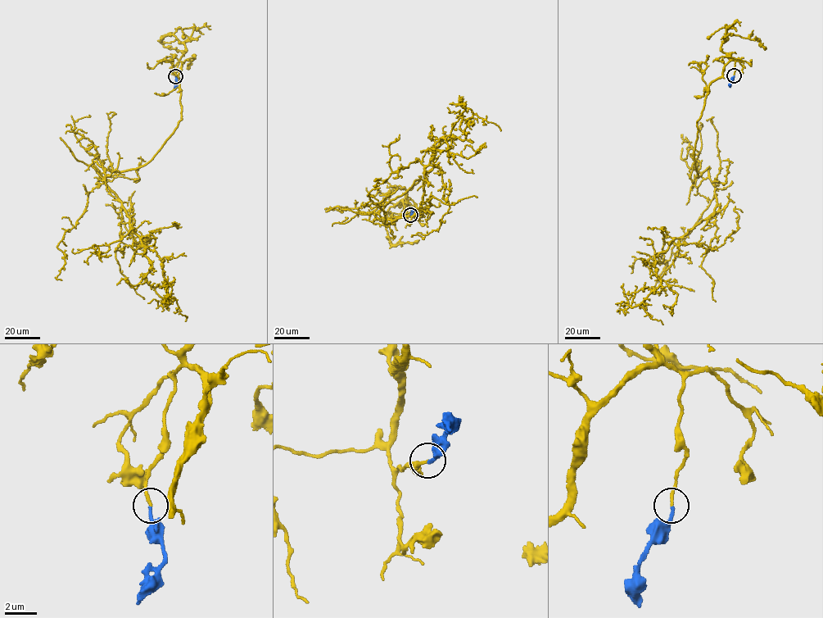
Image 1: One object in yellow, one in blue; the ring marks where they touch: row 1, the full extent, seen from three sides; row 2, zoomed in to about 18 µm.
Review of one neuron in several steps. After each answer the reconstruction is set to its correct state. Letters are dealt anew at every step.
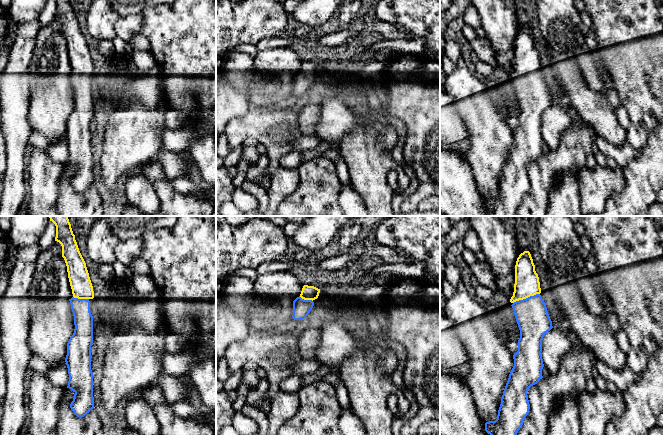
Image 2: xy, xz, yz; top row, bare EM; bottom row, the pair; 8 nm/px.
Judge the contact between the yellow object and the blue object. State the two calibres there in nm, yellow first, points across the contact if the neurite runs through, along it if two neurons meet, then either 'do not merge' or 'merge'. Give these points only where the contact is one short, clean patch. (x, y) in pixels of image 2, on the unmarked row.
200 nm thick on the yellow side, 260 nm on the other; runs through yz (527, 60), (526, 73), (531, 90); merge

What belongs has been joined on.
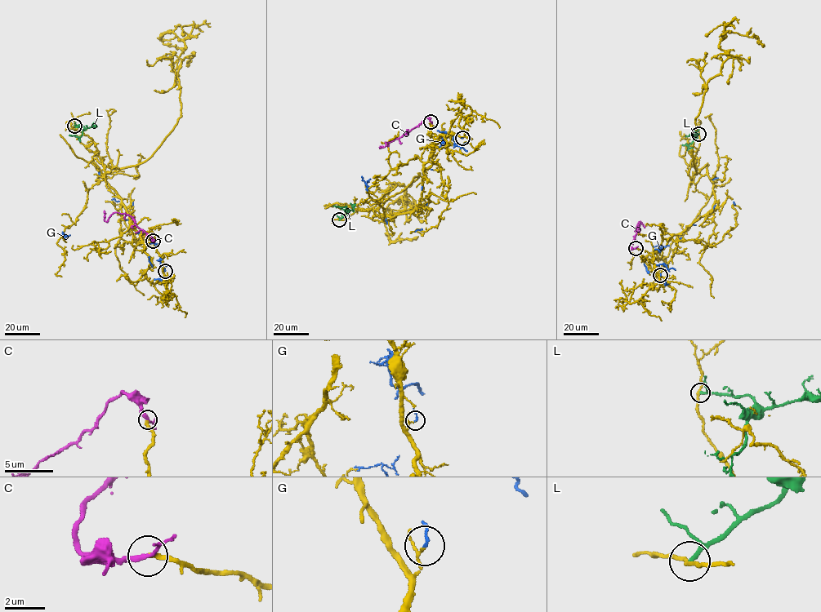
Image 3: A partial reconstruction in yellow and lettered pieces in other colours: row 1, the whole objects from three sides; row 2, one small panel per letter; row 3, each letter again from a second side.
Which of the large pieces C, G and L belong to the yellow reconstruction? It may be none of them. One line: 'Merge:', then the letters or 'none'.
Merge: C

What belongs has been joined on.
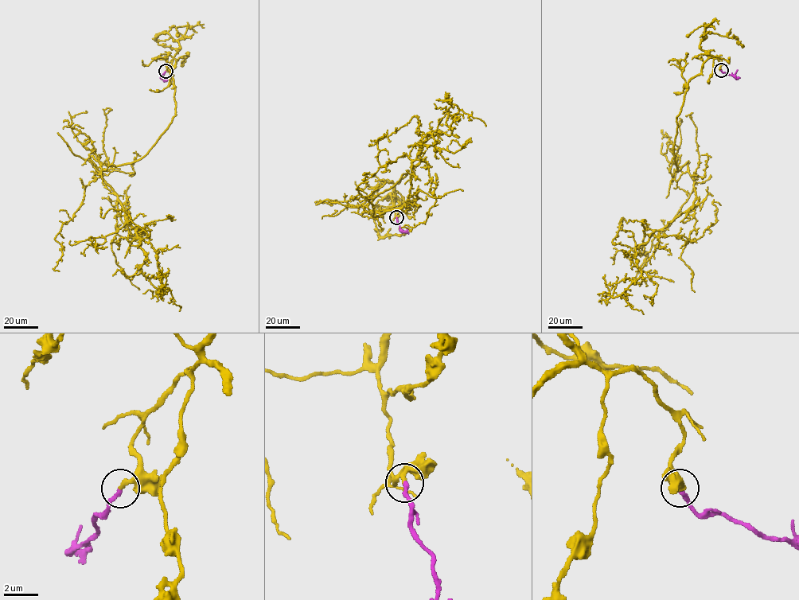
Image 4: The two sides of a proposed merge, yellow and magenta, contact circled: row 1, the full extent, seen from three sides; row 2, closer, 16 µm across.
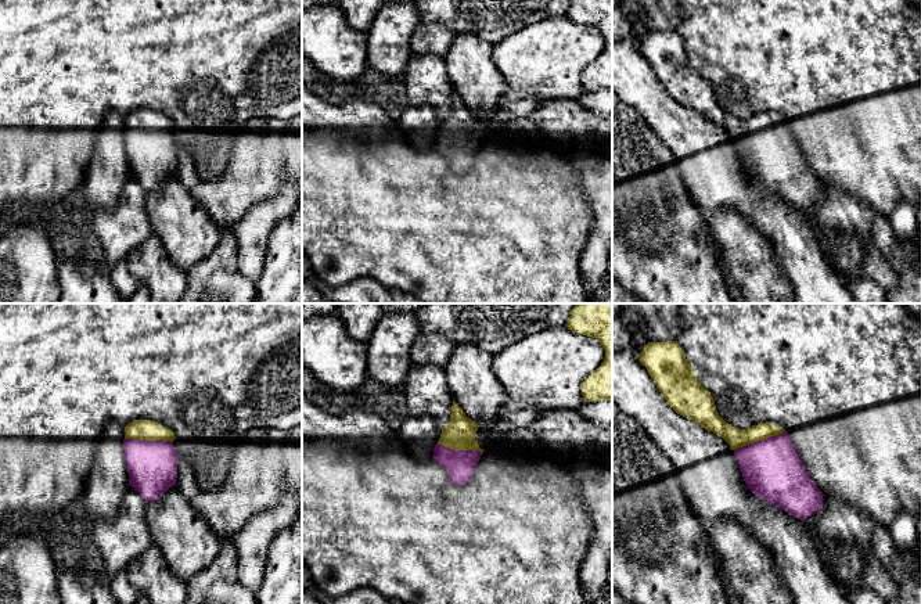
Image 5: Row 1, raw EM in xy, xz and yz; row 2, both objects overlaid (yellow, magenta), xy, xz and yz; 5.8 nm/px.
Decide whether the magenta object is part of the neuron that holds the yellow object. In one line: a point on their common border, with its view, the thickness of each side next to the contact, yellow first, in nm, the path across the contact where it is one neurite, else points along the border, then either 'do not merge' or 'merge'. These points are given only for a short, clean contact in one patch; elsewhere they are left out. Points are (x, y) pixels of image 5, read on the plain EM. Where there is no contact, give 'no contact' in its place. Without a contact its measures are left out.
contact yz (759, 129); calibres 110 and 340 nm; way yz (734, 126), (738, 129), (759, 129), (772, 158); merge

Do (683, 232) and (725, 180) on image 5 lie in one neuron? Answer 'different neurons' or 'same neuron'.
different neurons

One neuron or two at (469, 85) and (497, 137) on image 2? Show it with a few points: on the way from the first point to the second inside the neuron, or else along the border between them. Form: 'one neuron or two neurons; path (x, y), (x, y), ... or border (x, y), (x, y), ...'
one neuron; path (477, 98), (477, 111), (484, 124)

